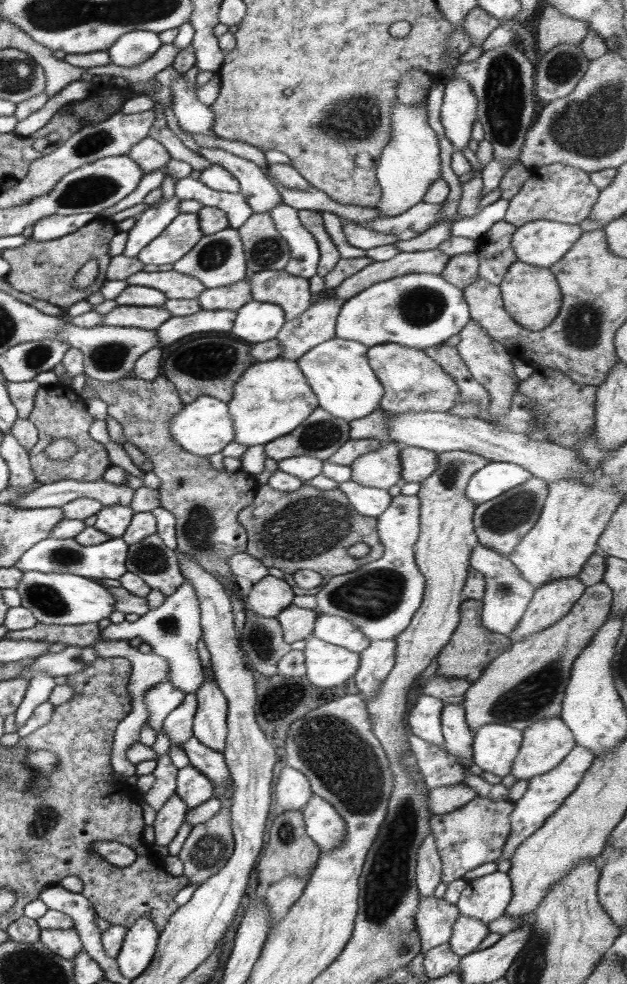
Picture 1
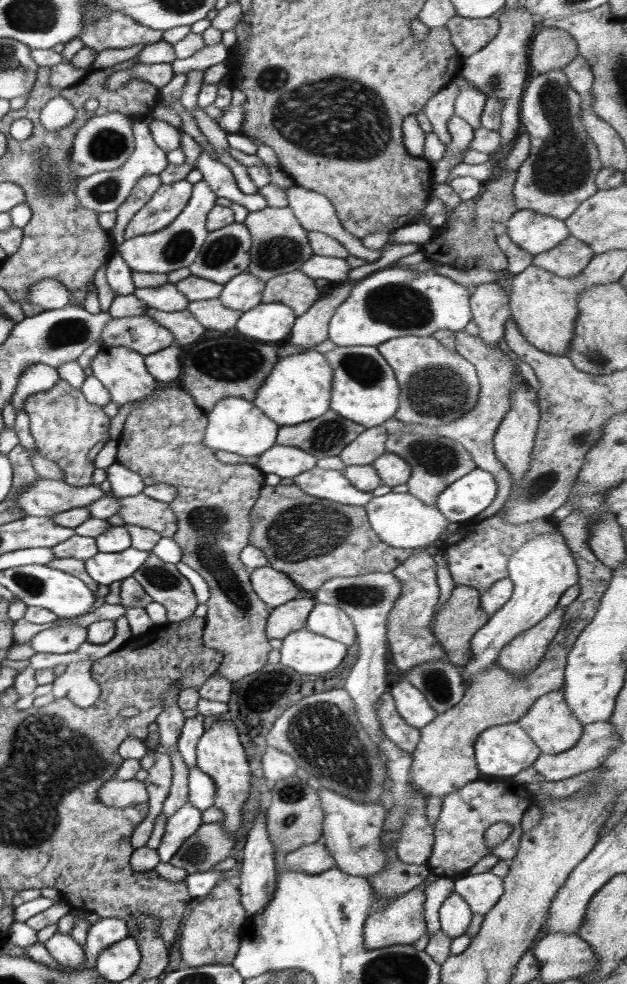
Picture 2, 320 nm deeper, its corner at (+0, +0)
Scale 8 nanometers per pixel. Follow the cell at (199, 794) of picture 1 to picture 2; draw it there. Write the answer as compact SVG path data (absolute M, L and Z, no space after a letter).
M190 801L173 816L168 817L162 841L157 848L160 863L169 863L183 841L190 838L203 822L202 813Z

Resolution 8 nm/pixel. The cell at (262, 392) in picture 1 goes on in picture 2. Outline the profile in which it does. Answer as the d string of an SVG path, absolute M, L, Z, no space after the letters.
M316 349L280 358L258 389L253 403L279 426L305 423L322 416L331 403L333 372L328 359Z

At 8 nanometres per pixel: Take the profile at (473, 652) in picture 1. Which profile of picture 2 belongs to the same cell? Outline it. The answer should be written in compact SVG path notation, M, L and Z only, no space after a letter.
M456 585L450 598L446 600L446 604L442 604L440 610L436 612L433 635L442 645L447 655L447 660L458 670L462 670L466 666L466 663L469 663L472 656L470 652L472 637L489 619L489 616L482 609L480 598L481 594L471 586Z

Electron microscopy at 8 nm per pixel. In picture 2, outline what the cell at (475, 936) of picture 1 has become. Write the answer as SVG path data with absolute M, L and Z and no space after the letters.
M454 890L439 908L441 931L451 939L466 934L473 912L469 904Z

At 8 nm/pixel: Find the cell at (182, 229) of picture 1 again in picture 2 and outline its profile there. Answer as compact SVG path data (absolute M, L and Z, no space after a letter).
M204 179L193 186L190 200L184 210L168 225L158 232L143 234L131 239L125 239L122 244L117 246L117 252L124 262L138 272L158 272L168 274L179 268L189 267L197 257L201 249L208 229L205 222L211 208L216 205L216 194L208 188Z

